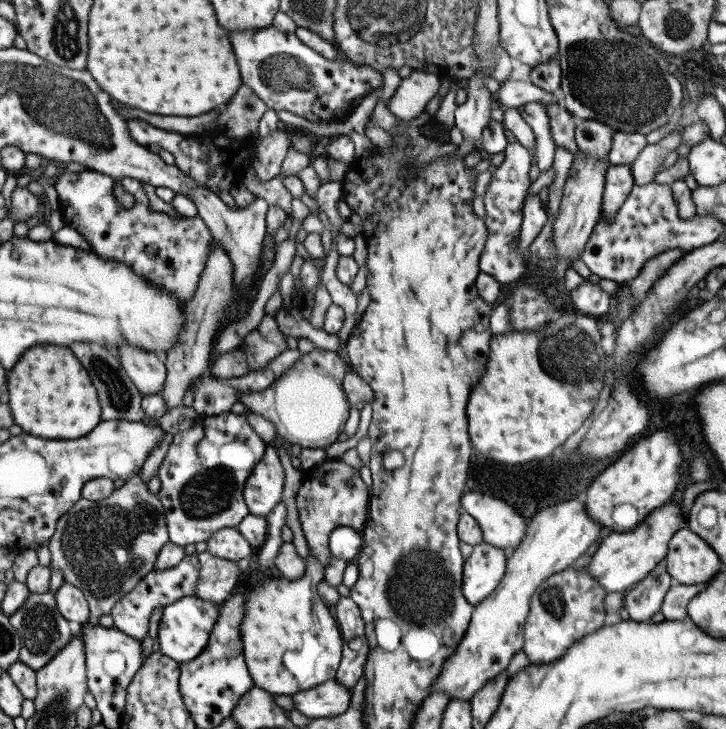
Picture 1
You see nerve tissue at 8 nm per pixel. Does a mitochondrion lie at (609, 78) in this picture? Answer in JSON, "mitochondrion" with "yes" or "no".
{"mitochondrion":"yes"}

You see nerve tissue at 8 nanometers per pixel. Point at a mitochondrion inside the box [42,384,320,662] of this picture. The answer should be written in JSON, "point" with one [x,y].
{"point":[100,544]}

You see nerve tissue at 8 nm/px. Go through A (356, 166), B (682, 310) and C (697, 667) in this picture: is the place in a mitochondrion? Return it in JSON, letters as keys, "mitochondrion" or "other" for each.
{"A":"other","B":"other","C":"other"}

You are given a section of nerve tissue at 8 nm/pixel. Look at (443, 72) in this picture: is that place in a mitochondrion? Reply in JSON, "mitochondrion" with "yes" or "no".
{"mitochondrion":"no"}

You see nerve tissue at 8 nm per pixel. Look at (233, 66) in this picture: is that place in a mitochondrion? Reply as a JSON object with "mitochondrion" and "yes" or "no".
{"mitochondrion":"no"}

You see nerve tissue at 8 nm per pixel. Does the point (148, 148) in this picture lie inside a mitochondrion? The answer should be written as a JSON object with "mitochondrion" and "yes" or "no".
{"mitochondrion":"no"}

